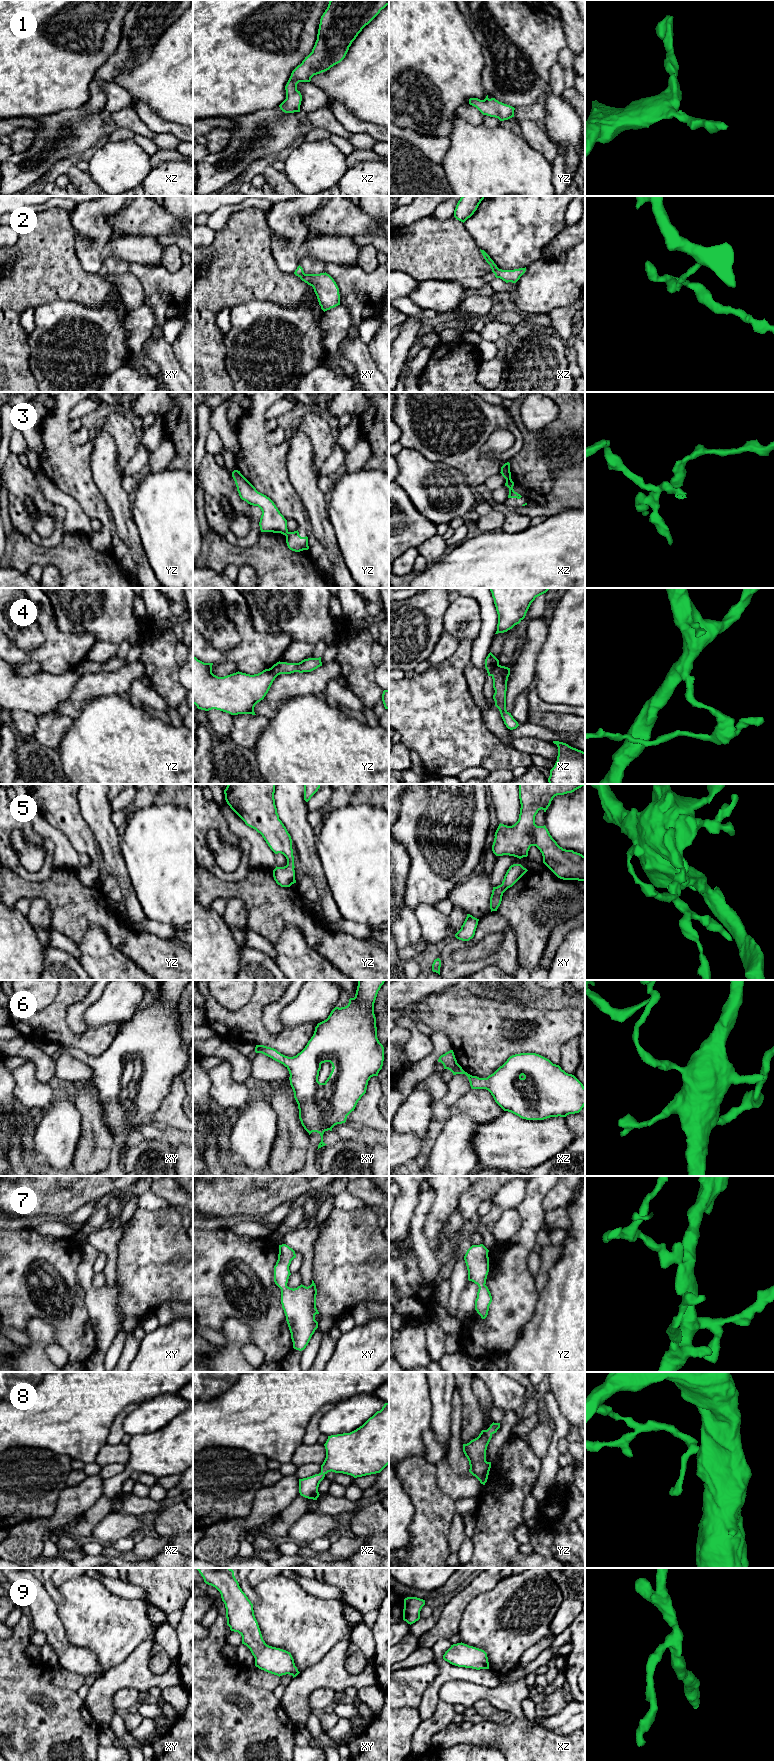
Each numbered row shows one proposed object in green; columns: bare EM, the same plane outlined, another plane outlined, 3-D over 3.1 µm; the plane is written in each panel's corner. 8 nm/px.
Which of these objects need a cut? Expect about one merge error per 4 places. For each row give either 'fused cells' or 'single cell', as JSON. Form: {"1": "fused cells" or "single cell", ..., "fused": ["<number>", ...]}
{"1": "single cell", "2": "fused cells", "3": "fused cells", "4": "fused cells", "5": "single cell", "6": "single cell", "7": "single cell", "8": "single cell", "9": "single cell", "fused": ["2", "3", "4"]}

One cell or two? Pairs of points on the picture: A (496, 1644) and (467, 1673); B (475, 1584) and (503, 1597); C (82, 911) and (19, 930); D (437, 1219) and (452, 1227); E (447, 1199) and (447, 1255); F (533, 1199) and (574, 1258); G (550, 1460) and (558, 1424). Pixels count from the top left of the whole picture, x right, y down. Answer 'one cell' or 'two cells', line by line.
A: two cells
B: two cells
C: two cells
D: two cells
E: one cell
F: two cells
G: one cell

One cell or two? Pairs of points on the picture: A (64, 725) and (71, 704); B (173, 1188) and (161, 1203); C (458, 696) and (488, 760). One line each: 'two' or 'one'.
A: two
B: two
C: one

